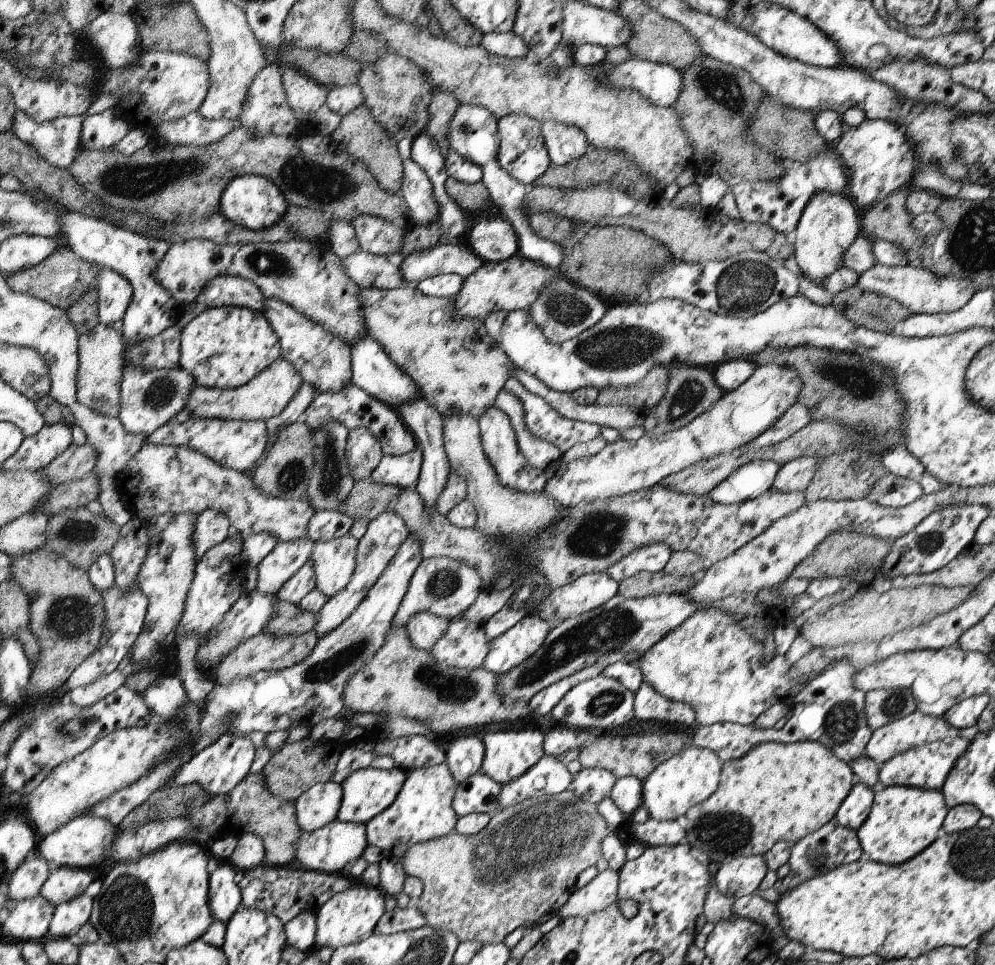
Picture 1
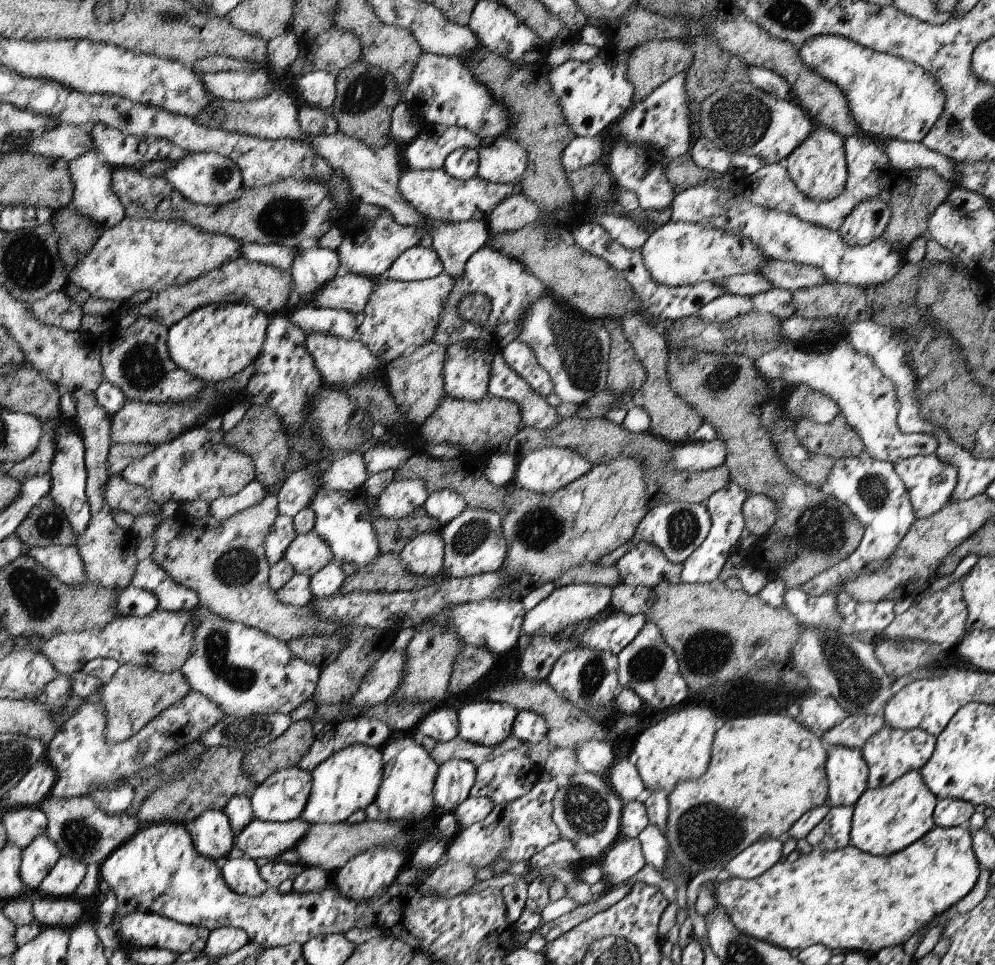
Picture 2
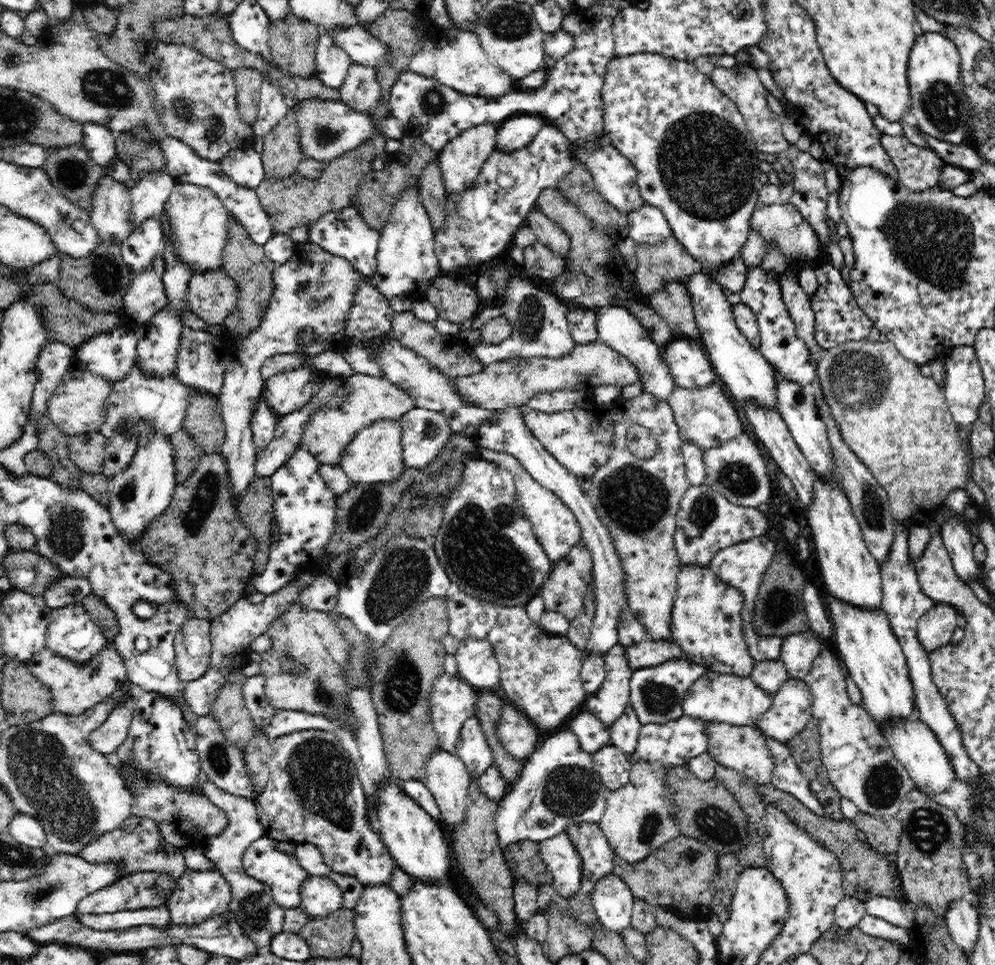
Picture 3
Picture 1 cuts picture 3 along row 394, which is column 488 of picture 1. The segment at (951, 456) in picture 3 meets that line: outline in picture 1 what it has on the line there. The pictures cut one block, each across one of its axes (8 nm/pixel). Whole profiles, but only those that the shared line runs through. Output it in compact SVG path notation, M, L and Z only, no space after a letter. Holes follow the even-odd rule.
M567 789L562 793L556 795L542 796L541 798L530 798L520 802L519 804L502 809L492 815L488 825L473 836L461 836L455 831L450 832L447 836L436 838L435 840L428 840L428 842L420 842L410 846L404 855L401 856L401 865L405 875L411 875L418 878L423 885L423 892L416 905L418 910L424 914L426 918L426 925L434 930L442 930L442 932L452 932L458 936L460 943L466 940L478 940L484 945L502 943L506 936L519 926L526 924L529 921L539 921L542 916L558 912L559 909L566 903L566 900L572 896L576 890L576 883L579 874L595 866L596 863L603 858L602 856L602 840L610 834L616 832L615 827L608 825L608 822L600 816L600 812L596 810L596 805L586 804L584 801L577 798L574 792Z

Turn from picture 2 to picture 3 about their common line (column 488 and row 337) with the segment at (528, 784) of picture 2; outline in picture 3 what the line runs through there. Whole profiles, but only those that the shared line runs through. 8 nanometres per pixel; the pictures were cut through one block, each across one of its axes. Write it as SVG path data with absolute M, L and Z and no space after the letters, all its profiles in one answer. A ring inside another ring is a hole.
M761 266L748 268L746 282L739 294L741 302L749 306L756 315L761 338L759 352L773 369L780 373L780 377L784 377L788 382L810 387L817 376L817 366L815 362L811 362L808 345L797 337L795 322L781 297L777 274L773 270L764 270Z

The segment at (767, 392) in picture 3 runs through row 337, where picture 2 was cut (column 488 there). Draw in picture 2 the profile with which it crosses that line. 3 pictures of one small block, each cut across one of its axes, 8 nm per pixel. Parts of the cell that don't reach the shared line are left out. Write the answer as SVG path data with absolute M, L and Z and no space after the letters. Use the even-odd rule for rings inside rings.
M473 696L457 714L460 738L480 746L498 746L512 736L518 711L510 704Z

